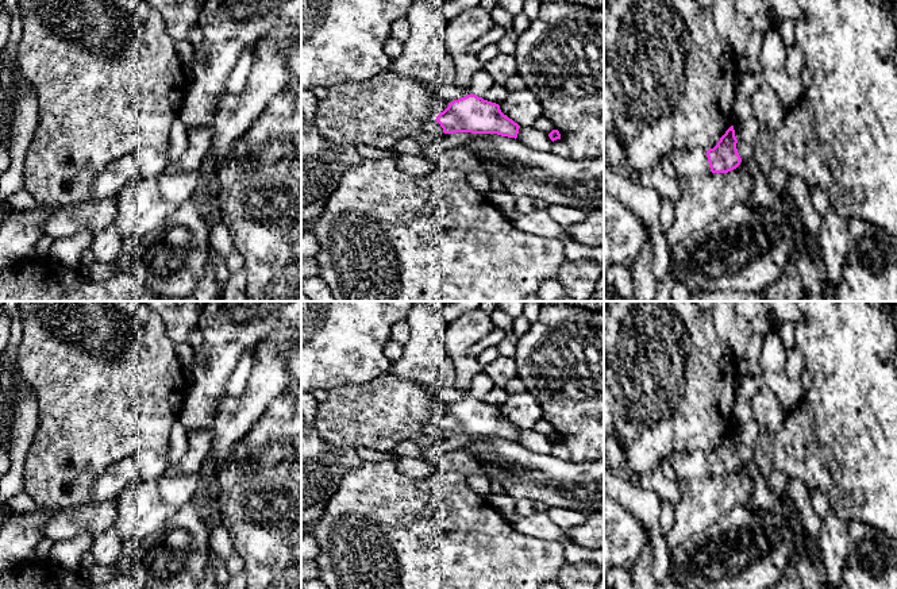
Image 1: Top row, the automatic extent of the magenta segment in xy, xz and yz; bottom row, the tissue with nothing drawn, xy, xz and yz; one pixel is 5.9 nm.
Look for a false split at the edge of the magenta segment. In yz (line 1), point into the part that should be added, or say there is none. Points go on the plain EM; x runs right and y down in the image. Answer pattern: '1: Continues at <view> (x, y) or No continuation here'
1: Continues at yz (684, 465)

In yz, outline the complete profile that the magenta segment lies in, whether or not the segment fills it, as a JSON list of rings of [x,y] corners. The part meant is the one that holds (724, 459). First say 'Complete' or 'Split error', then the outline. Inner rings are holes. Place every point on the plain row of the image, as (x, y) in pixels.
Split error. [[[731,428],[713,451],[671,454],[665,461],[673,467],[675,480],[693,478],[704,470],[709,470],[712,476],[728,476],[742,465],[736,446],[735,432]]]

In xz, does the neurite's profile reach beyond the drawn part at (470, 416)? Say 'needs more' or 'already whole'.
needs more

